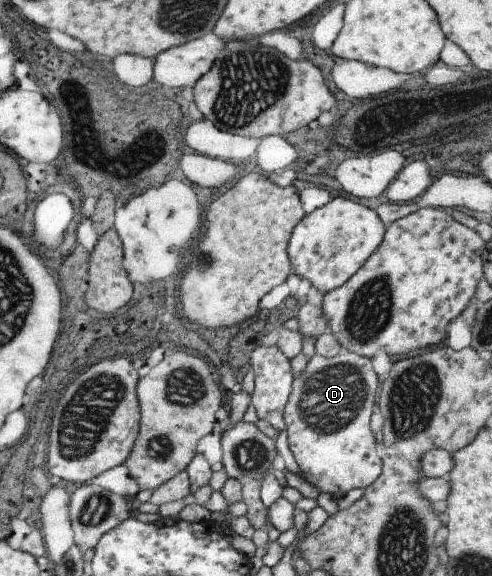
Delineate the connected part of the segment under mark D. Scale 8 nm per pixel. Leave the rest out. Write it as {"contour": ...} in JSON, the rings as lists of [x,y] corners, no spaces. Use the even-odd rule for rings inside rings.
{"contour":[[[344,349],[331,359],[315,354],[309,360],[307,369],[294,381],[292,397],[284,411],[288,444],[300,468],[299,475],[317,488],[319,494],[326,493],[339,499],[349,490],[367,490],[384,473],[382,447],[371,430],[371,416],[375,410],[375,402],[379,402],[375,397],[381,392],[381,380],[375,370],[371,359]]]}

